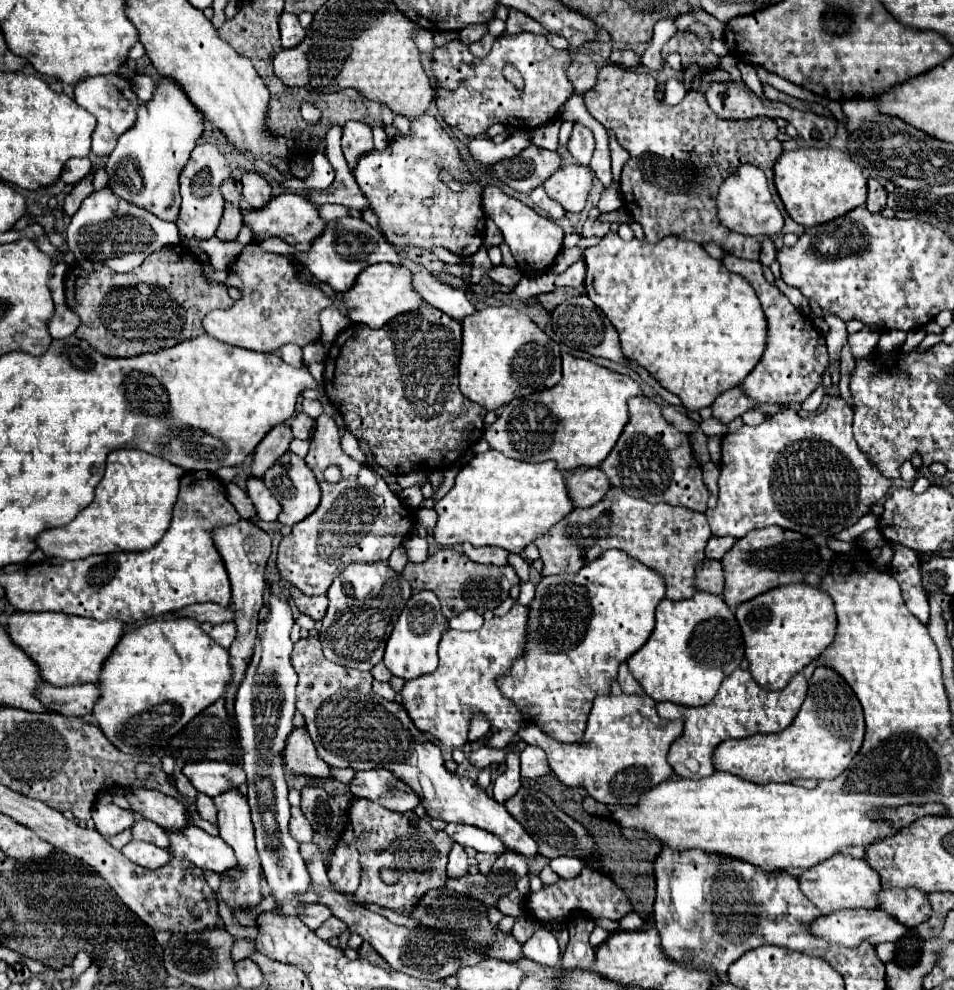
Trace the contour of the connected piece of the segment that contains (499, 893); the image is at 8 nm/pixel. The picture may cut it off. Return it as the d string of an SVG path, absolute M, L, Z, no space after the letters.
M506 851L500 855L490 869L488 875L482 875L482 881L478 881L480 873L476 875L464 875L460 879L448 879L448 889L454 889L460 895L468 895L472 899L480 899L486 907L496 907L496 903L516 889L516 883L520 877L528 873L526 859L518 853Z

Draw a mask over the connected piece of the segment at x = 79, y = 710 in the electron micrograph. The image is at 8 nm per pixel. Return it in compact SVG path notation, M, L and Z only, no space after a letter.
M48 683L40 685L34 693L44 707L50 707L54 713L66 717L86 717L92 713L92 707L98 701L98 685L82 683L72 687L52 687Z

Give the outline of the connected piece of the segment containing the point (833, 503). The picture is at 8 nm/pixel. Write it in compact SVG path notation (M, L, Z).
M832 399L820 413L806 419L794 415L794 411L780 411L766 417L760 425L742 425L738 431L722 437L722 467L720 467L720 495L718 505L706 511L712 533L744 537L752 529L778 525L782 529L798 531L804 535L838 535L842 529L852 527L870 507L890 493L892 481L884 477L866 455L858 451L852 435L852 409L844 399Z

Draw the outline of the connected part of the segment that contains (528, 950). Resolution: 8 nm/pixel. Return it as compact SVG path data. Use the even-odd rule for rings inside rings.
M540 927L534 931L534 935L522 945L522 955L530 961L544 963L544 965L556 965L560 963L560 947L552 931Z

